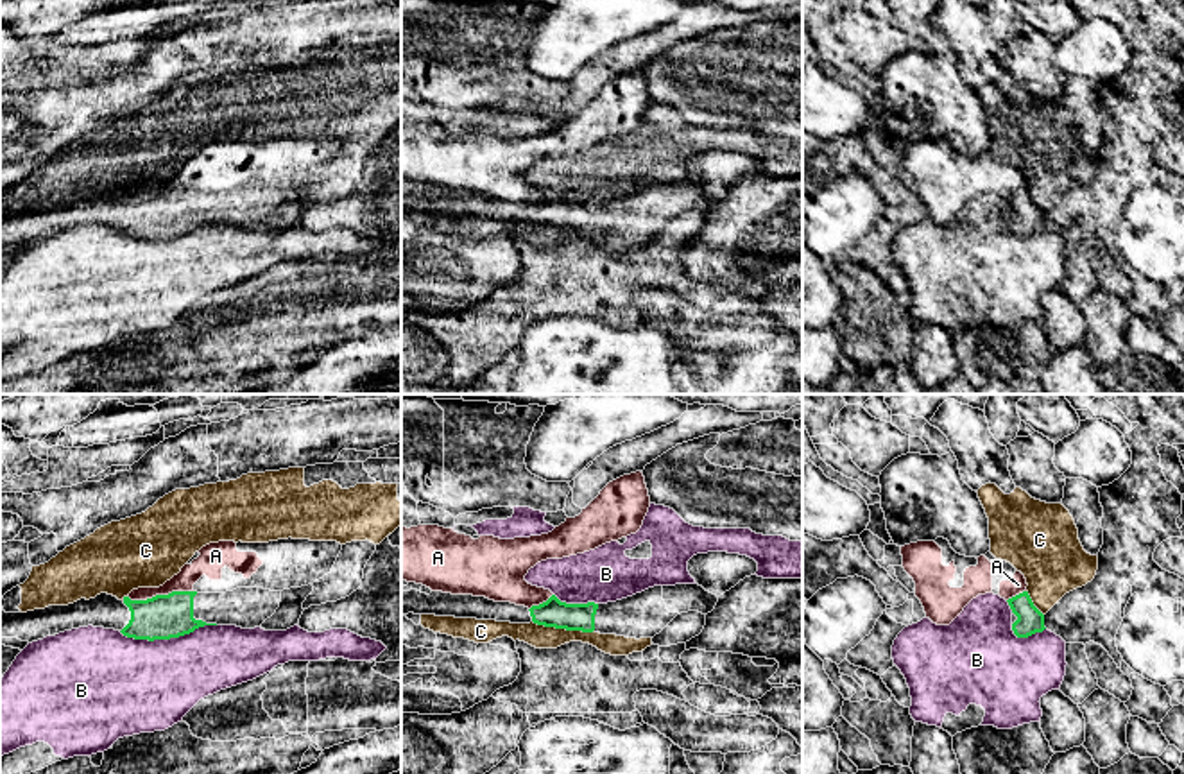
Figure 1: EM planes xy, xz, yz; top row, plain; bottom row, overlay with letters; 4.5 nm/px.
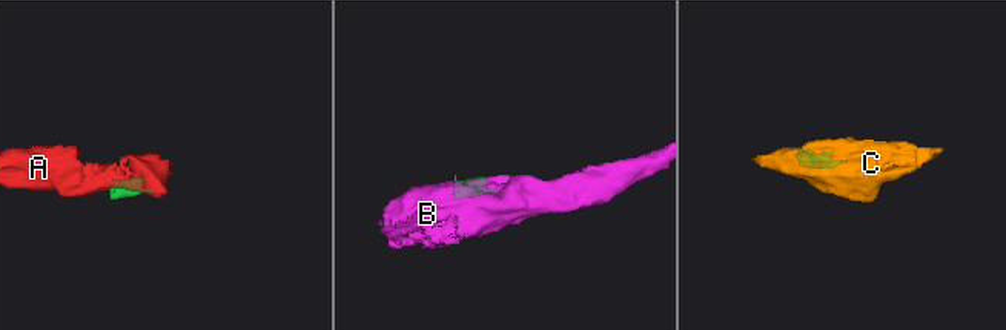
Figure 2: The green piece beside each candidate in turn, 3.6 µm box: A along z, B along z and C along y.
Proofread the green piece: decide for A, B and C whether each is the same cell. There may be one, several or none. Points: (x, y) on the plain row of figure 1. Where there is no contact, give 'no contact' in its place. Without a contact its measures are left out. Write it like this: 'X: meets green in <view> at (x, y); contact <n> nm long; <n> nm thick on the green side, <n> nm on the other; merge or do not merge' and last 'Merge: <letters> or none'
A: meets green in xy at (160, 194); contact 300 nm long; 200 nm thick on the green side, 100 nm on the other; do not merge
B: meets green in xy at (167, 237); contact 440 nm long; 200 nm thick on the green side, 420 nm on the other; do not merge
C: meets green in xz at (563, 226); contact 280 nm long; 130 nm thick on the green side, 110 nm on the other; merge
Merge: C

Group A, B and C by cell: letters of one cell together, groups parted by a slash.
A / B / C

